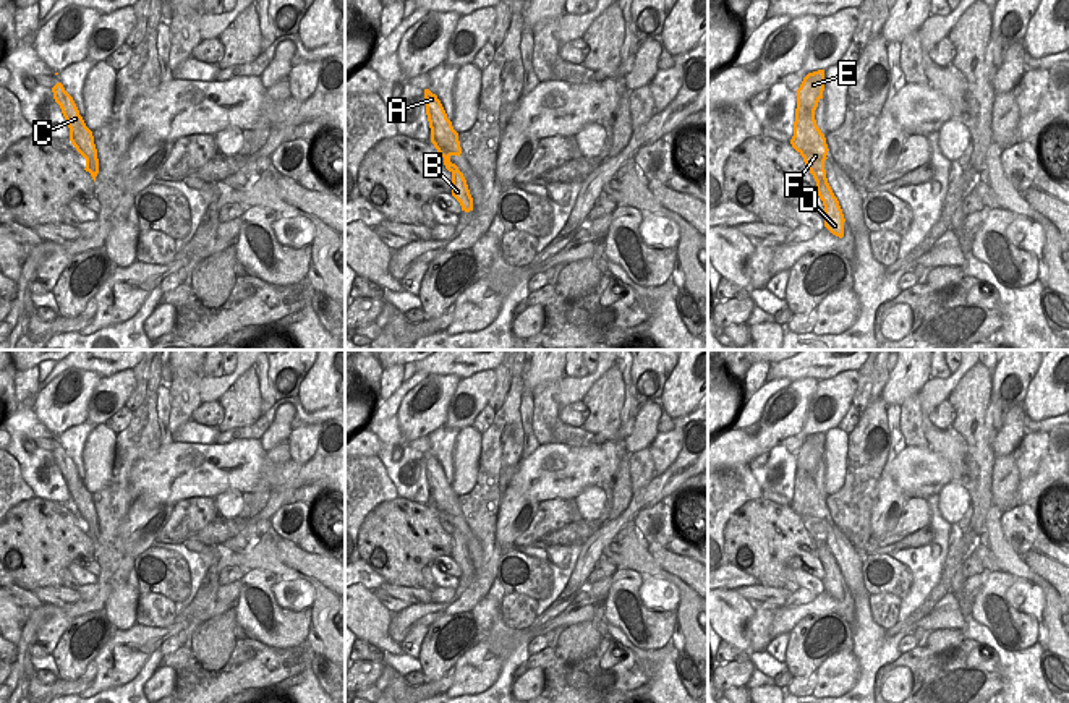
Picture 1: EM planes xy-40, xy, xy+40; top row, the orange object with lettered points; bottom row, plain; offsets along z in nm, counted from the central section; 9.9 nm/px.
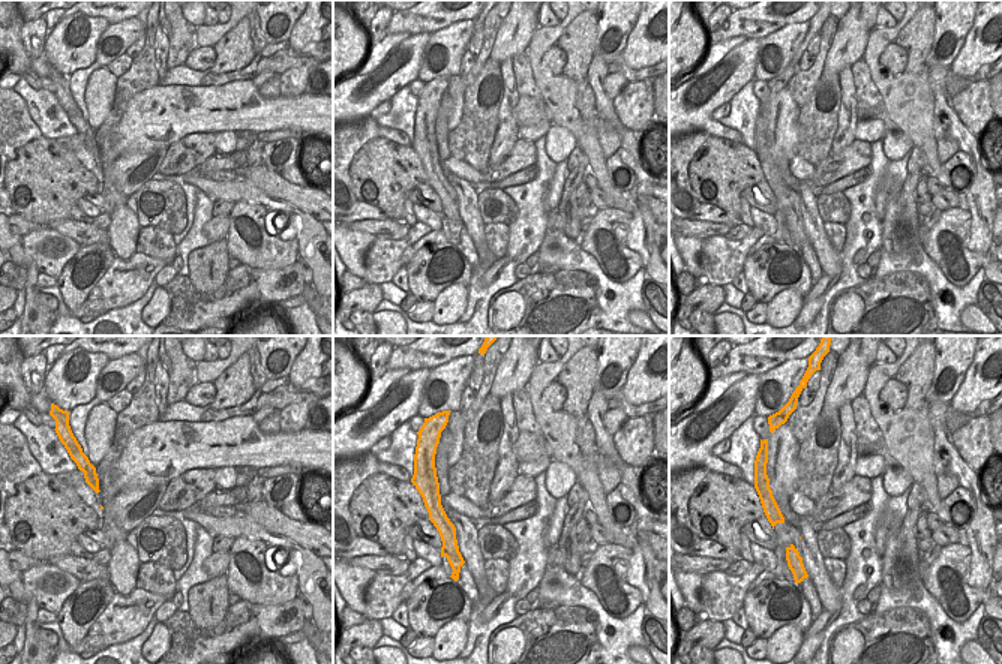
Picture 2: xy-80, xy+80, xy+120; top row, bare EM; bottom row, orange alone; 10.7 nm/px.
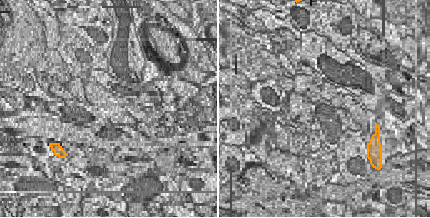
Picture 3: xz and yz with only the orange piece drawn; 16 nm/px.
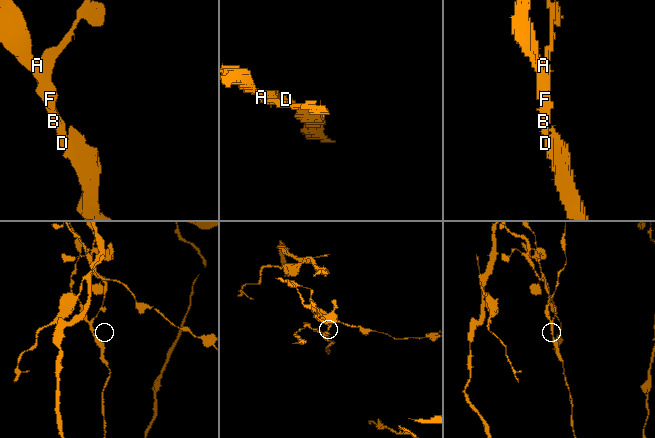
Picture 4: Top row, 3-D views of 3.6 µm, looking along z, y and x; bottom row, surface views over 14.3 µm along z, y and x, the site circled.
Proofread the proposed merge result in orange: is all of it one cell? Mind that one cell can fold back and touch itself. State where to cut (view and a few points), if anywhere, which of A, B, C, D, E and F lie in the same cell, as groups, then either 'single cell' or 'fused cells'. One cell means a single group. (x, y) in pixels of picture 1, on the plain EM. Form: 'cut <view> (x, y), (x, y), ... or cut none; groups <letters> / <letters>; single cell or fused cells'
cut xy+40 (818, 462), (794, 486); groups A C / B D E F; fused cells

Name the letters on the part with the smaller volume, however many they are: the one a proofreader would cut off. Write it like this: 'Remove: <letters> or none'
Remove: A, C

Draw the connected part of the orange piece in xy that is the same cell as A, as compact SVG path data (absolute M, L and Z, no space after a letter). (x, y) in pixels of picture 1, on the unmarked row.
M424 452L424 462L426 462L426 478L428 478L431 496L434 488L437 491L441 491L442 486L452 488L436 457L432 457L429 452Z

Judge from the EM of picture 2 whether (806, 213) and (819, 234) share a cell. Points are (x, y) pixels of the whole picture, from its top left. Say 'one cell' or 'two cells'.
one cell

